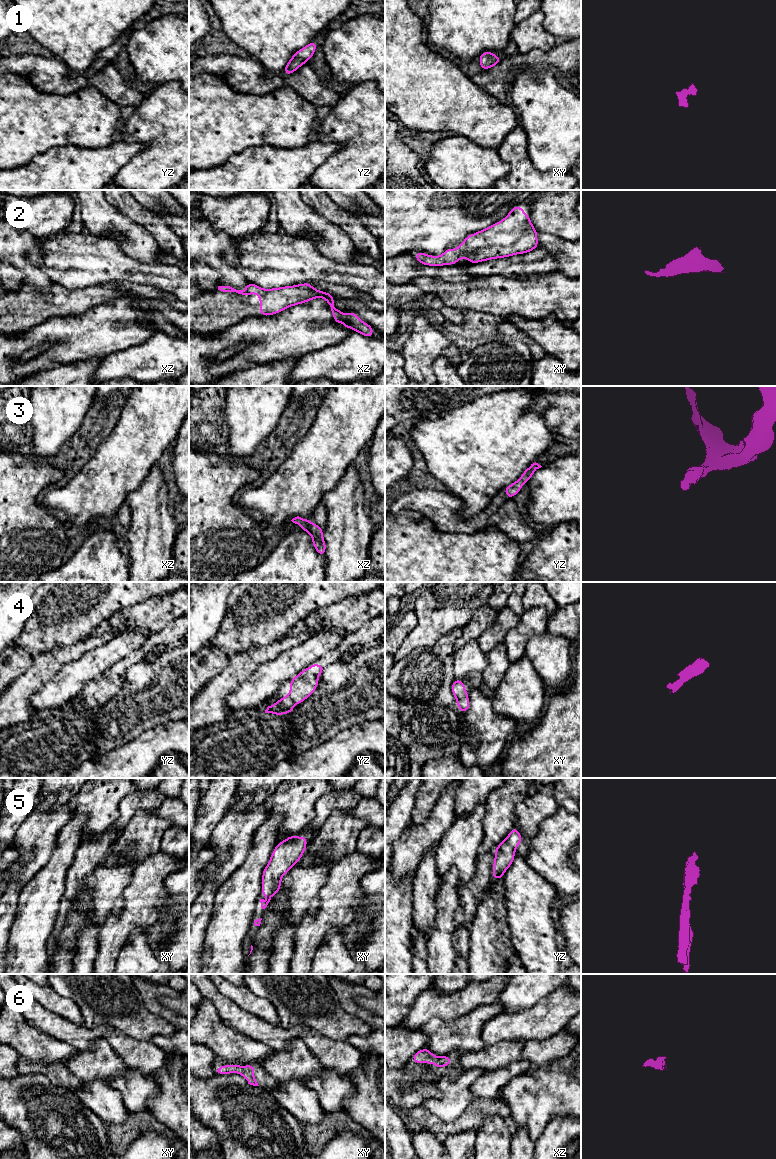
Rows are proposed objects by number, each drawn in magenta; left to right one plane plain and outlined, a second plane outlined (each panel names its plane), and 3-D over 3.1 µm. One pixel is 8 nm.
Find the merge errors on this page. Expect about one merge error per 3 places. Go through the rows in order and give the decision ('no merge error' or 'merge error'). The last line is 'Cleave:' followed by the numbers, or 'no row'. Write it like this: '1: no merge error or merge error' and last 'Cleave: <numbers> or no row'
1: no merge error
2: no merge error
3: no merge error
4: no merge error
5: no merge error
6: no merge error
Cleave: no row

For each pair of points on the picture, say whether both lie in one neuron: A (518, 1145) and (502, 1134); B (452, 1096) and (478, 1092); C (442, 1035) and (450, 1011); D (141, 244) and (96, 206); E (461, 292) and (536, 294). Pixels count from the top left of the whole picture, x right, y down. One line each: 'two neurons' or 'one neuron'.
A: two neurons
B: two neurons
C: two neurons
D: one neuron
E: one neuron

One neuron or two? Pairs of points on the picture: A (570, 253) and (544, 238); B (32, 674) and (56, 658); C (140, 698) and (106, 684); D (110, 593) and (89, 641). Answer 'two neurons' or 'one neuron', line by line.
A: one neuron
B: one neuron
C: two neurons
D: two neurons

